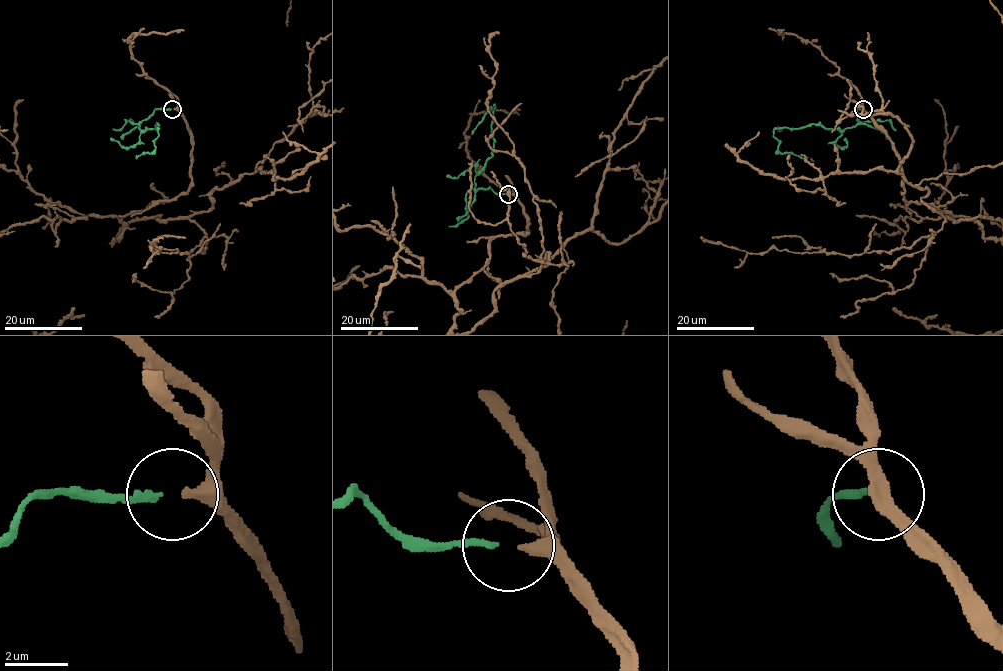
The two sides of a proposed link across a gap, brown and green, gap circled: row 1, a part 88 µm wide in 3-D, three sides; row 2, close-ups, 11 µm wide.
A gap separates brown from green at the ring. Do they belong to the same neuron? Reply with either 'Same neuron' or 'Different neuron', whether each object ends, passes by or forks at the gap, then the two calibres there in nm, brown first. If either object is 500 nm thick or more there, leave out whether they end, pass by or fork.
Same neuron. At the ring brown ends. At the ring green ends. Thickness 380 nm (brown) against 200 nm

